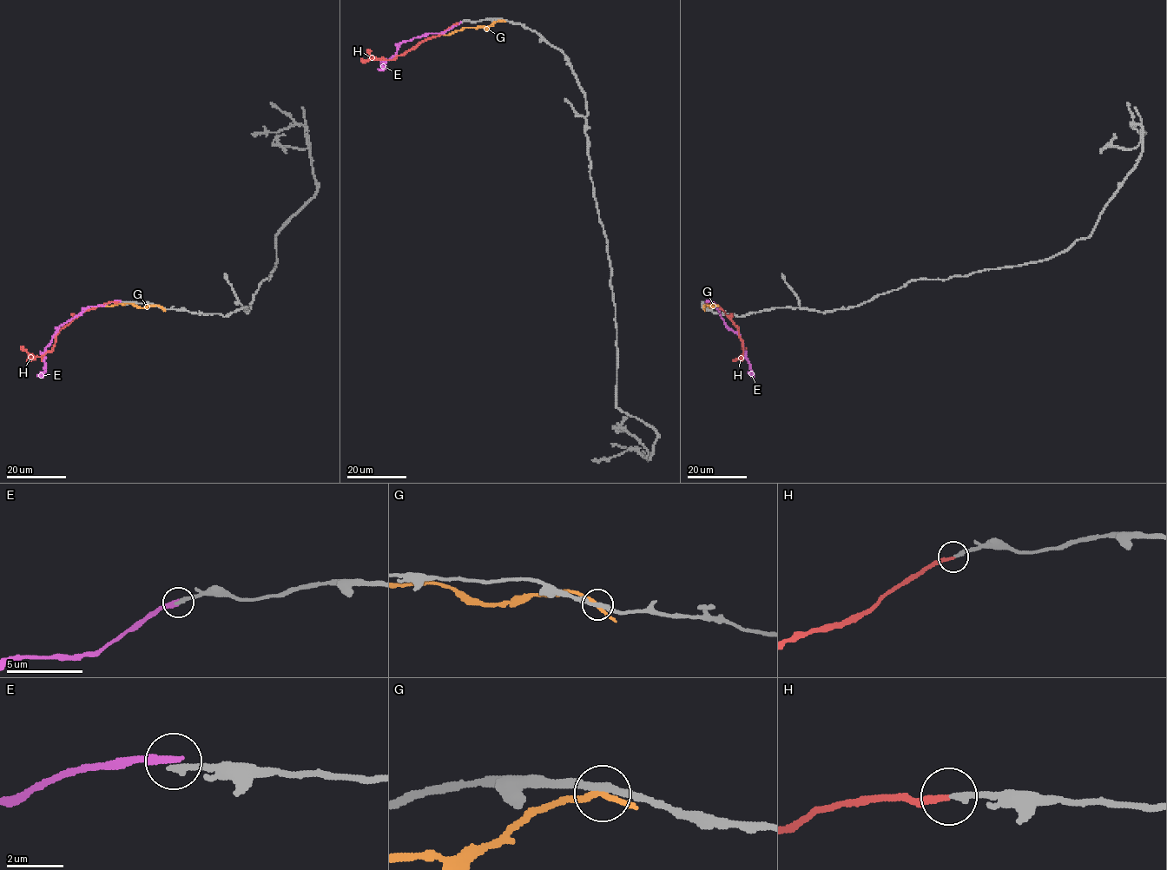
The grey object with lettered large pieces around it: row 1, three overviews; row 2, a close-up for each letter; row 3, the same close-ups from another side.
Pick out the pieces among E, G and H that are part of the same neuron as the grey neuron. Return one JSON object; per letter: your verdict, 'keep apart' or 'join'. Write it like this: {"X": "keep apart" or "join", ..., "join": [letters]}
{"E": "keep apart", "G": "keep apart", "H": "join", "join": ["H"]}

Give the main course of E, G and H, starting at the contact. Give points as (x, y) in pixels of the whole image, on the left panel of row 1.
E: (120, 301), (87, 306), (62, 324), (44, 352), (44, 372), (37, 376)
G: (161, 307), (155, 305), (136, 307), (131, 303), (102, 304)
H: (119, 302), (105, 303), (80, 313), (56, 335), (55, 346), (41, 356), (33, 356), (21, 346)

